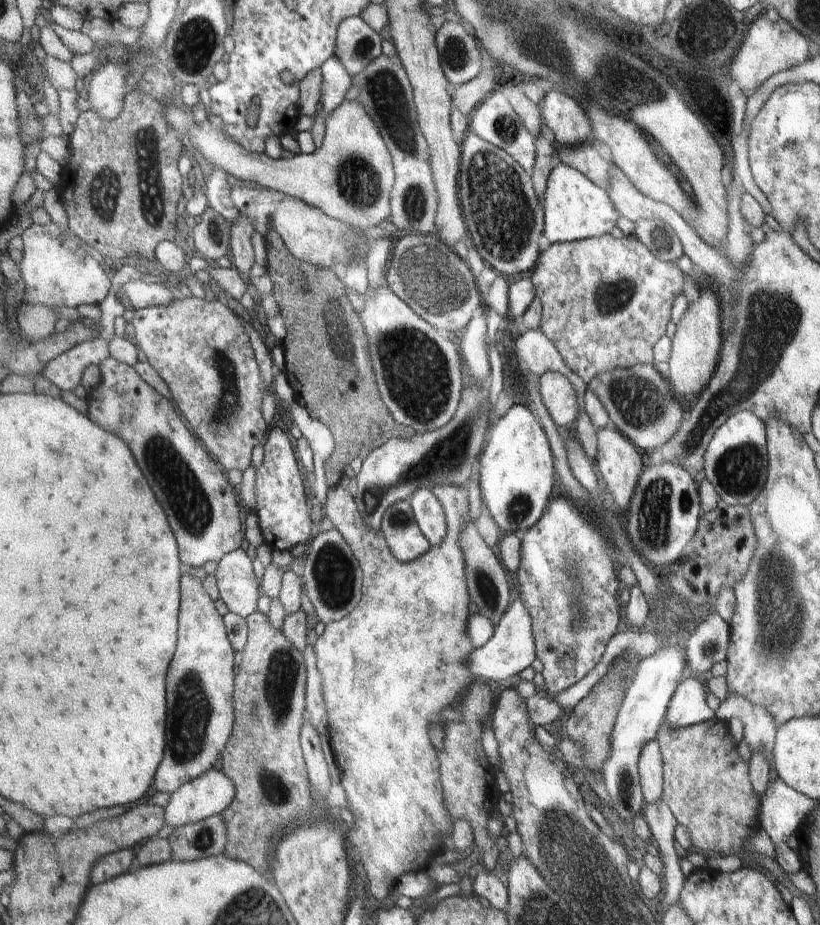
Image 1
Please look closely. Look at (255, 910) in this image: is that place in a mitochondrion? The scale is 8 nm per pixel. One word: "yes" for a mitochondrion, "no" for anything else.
yes

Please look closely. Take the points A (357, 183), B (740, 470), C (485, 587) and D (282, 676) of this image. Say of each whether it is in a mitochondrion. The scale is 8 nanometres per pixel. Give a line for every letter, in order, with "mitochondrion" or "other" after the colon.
A: mitochondrion
B: mitochondrion
C: mitochondrion
D: mitochondrion

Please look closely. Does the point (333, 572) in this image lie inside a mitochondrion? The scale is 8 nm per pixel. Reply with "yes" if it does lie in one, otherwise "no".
yes

